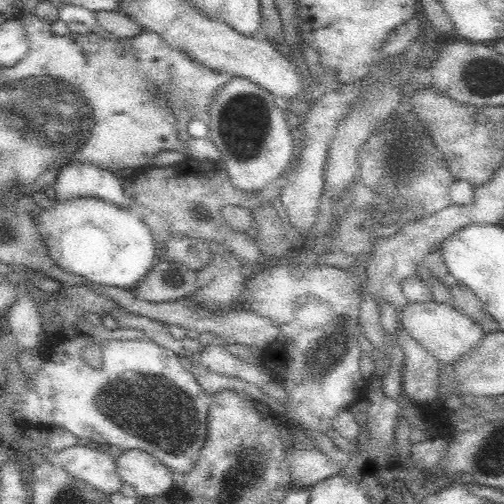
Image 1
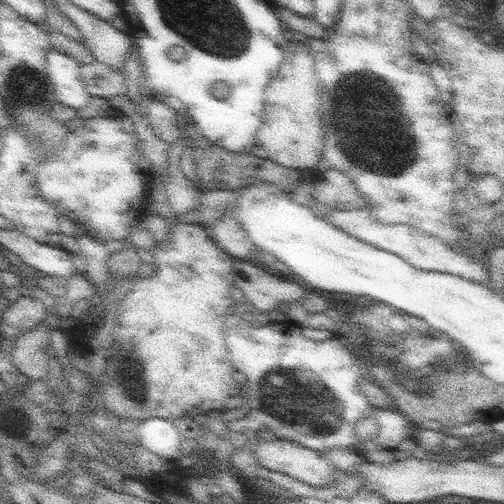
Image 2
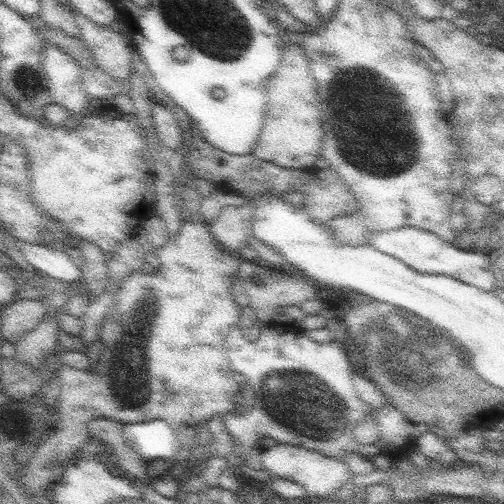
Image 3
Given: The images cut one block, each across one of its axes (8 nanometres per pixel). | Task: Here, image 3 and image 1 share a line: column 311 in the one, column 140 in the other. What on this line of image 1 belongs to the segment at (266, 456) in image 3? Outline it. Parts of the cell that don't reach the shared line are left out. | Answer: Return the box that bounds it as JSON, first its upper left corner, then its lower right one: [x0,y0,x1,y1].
[116,450,176,496]

